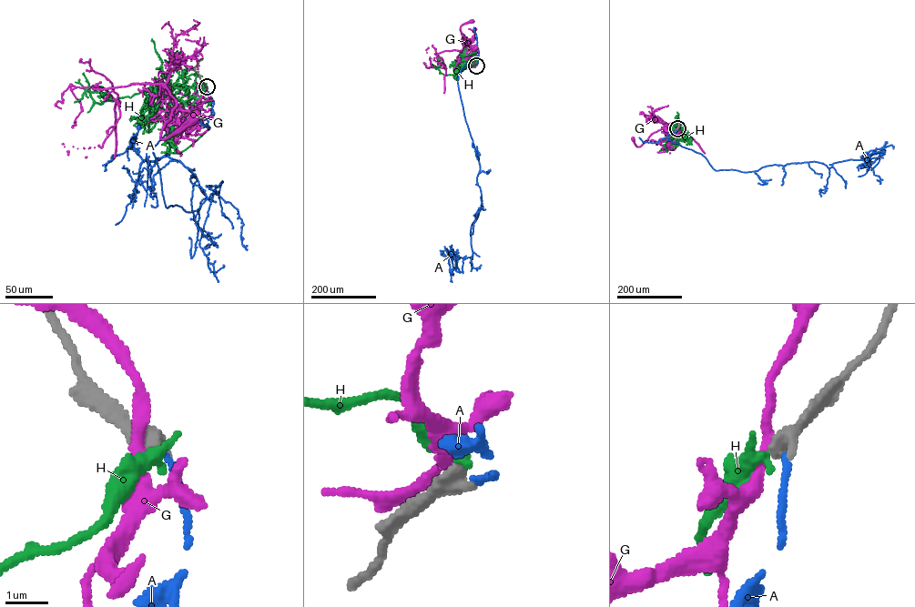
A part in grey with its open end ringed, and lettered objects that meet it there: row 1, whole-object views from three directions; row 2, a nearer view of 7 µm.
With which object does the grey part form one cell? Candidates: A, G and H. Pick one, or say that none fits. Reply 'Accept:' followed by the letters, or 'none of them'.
Accept: A

